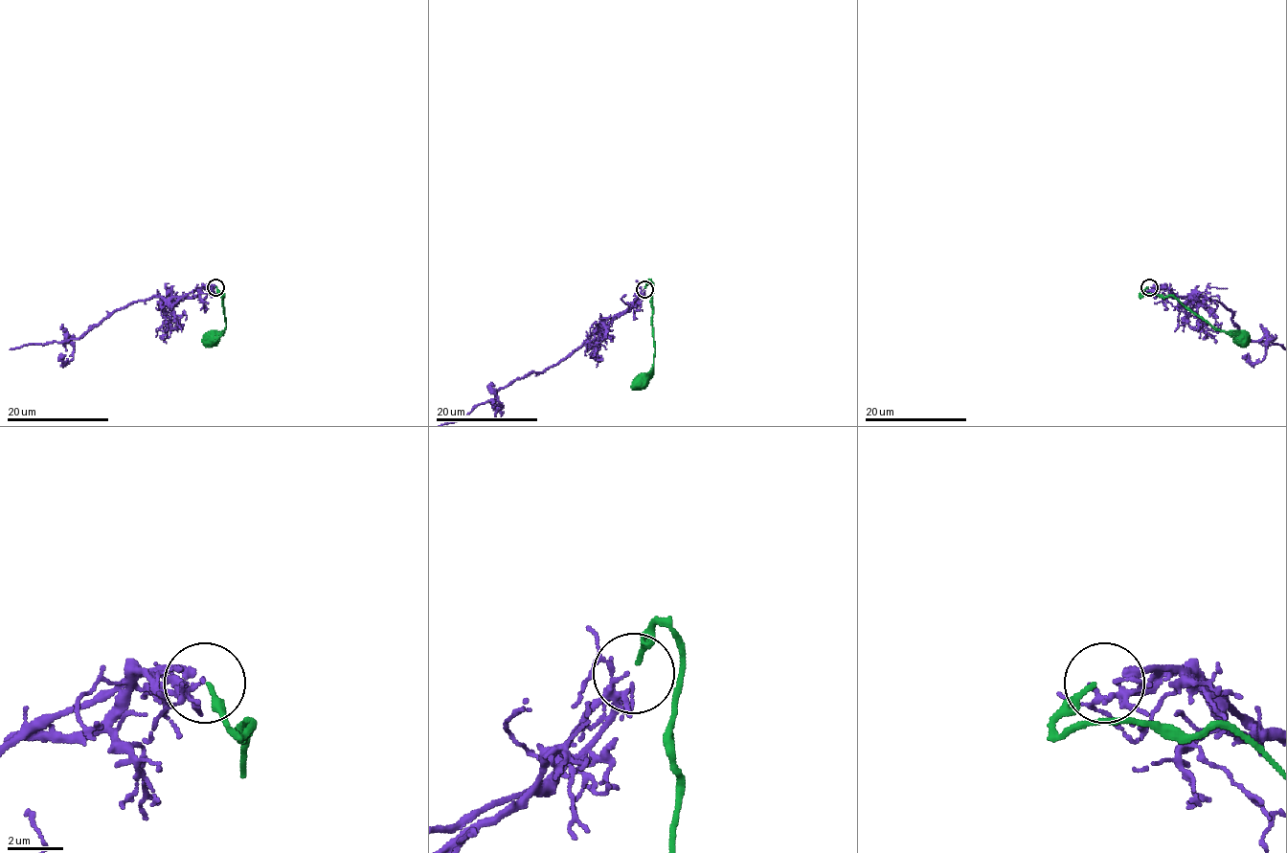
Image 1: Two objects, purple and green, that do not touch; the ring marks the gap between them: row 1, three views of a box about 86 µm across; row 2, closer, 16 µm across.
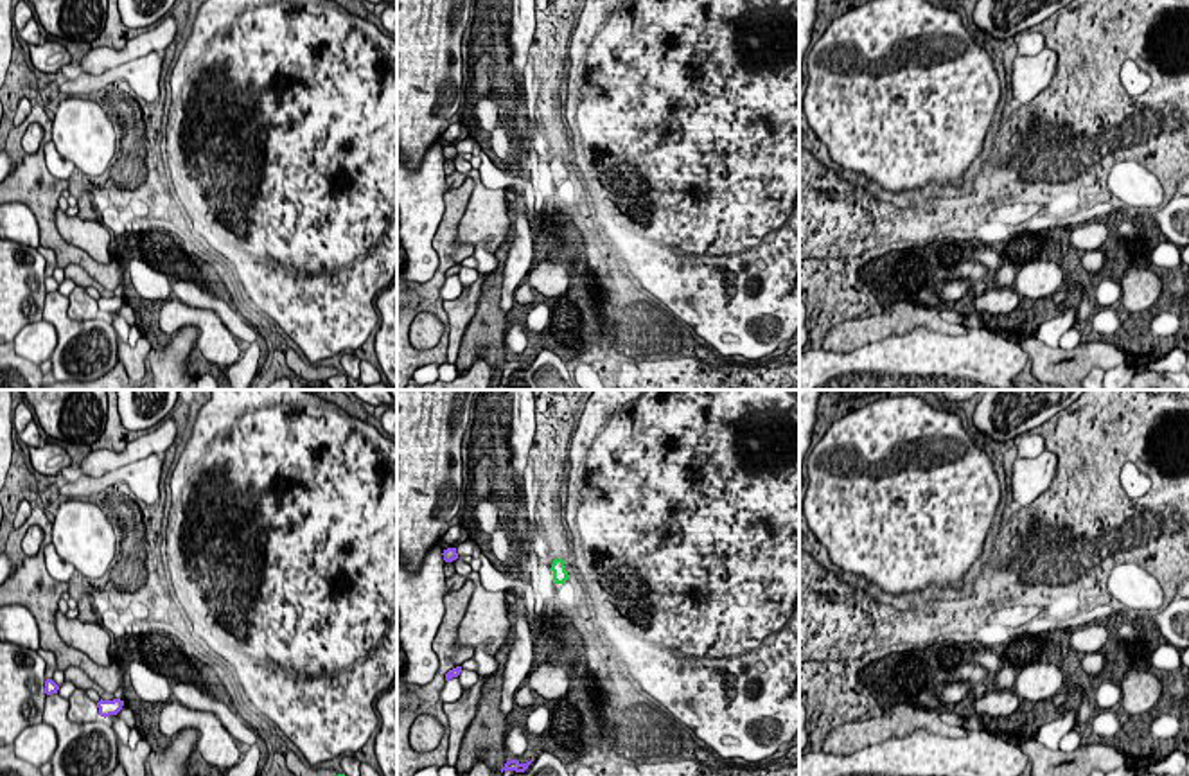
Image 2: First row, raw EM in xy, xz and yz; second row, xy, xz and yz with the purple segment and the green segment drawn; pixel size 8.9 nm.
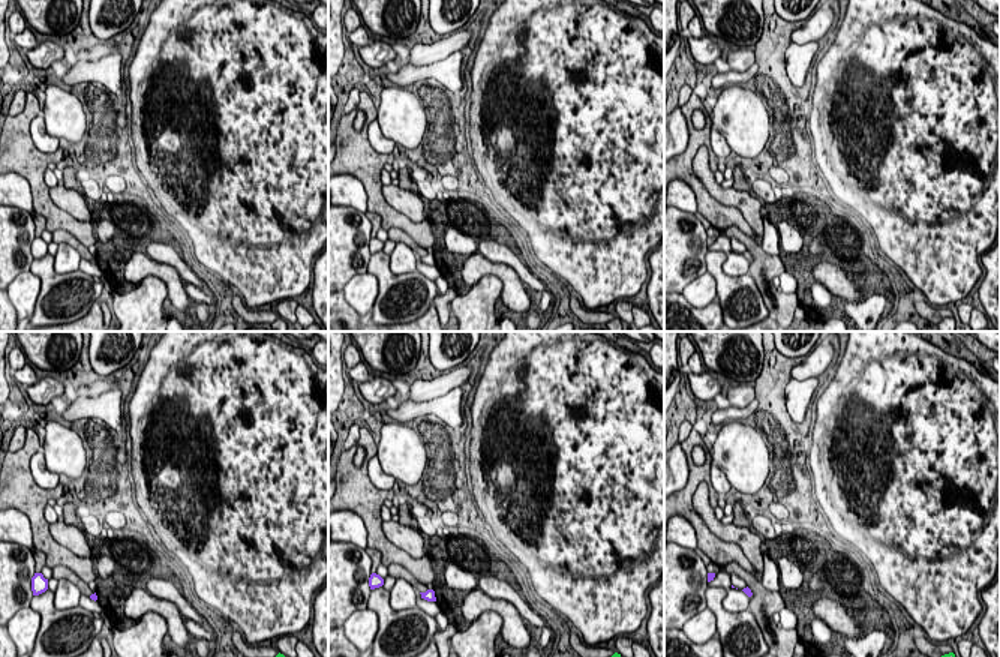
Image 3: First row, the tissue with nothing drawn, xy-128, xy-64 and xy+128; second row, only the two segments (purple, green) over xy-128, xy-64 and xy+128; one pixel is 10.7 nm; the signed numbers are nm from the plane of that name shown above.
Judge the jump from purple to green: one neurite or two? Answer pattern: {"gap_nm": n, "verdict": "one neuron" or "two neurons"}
{"gap_nm": 850, "verdict": "one neuron"}

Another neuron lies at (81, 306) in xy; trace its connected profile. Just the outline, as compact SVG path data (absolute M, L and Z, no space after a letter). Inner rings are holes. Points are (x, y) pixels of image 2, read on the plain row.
M75 286L68 296L68 318L75 322L86 322L99 316L101 313L97 300L90 296L83 286Z

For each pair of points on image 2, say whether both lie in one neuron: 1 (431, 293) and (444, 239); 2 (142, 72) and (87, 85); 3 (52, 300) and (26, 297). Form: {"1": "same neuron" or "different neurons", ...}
{"1": "same neuron", "2": "same neuron", "3": "different neurons"}

